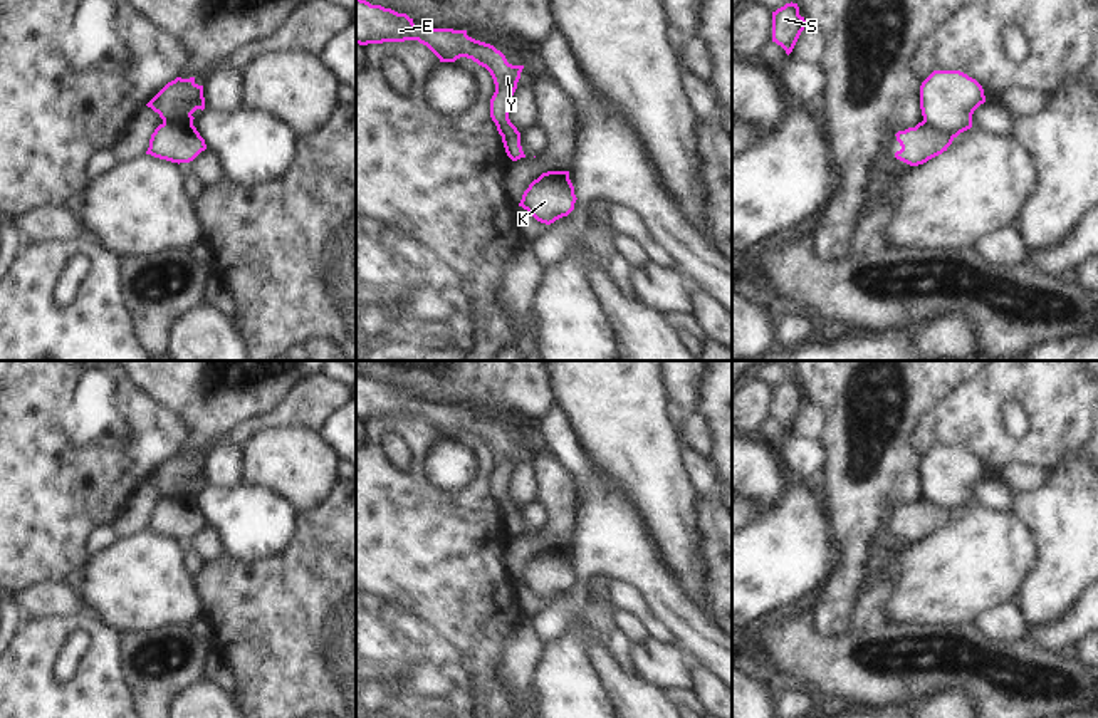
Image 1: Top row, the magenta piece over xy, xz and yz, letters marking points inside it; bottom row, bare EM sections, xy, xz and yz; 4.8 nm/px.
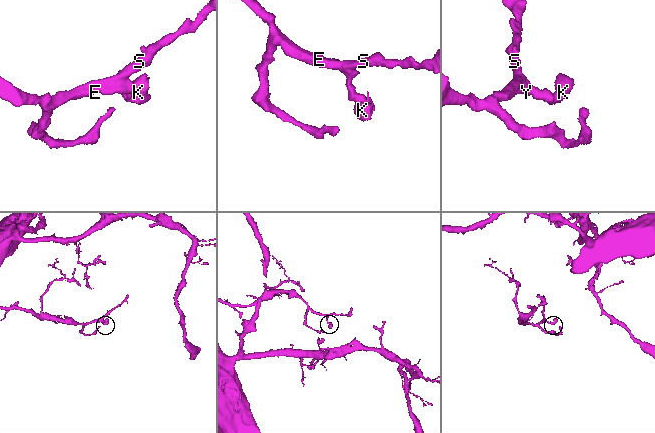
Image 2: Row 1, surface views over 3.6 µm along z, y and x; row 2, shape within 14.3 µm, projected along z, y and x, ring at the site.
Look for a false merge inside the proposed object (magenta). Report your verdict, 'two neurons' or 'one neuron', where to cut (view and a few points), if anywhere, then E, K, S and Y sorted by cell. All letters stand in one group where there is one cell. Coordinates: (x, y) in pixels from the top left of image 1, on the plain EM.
two neurons; cut yz (922, 497), (952, 514); groups E S Y / K

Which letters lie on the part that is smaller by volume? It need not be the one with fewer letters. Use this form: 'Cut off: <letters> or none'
Cut off: K

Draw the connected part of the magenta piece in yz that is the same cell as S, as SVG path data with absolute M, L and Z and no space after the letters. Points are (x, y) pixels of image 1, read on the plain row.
M786 379L772 388L772 418L781 421L789 431L806 403L804 393L799 391L797 379Z

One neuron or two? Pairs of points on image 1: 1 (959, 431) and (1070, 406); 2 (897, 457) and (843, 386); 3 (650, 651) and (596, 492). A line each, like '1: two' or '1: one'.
1: one
2: one
3: two

